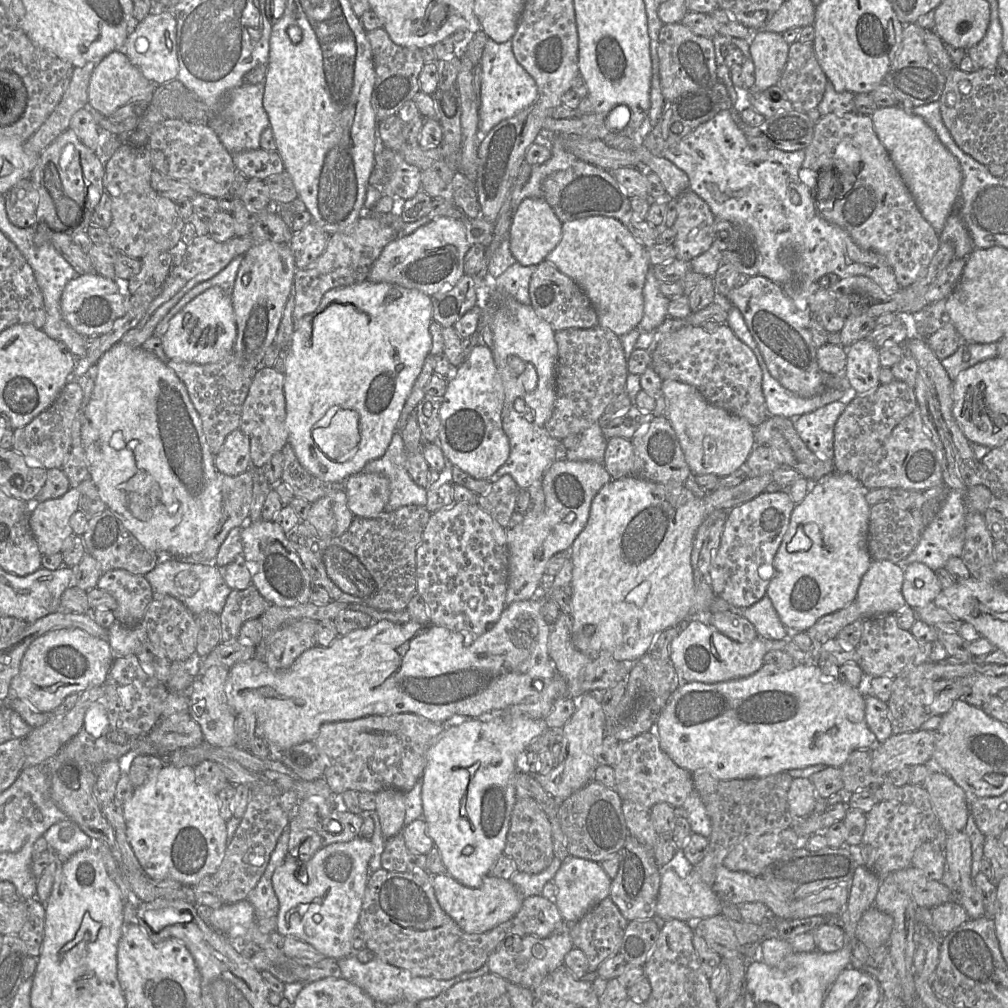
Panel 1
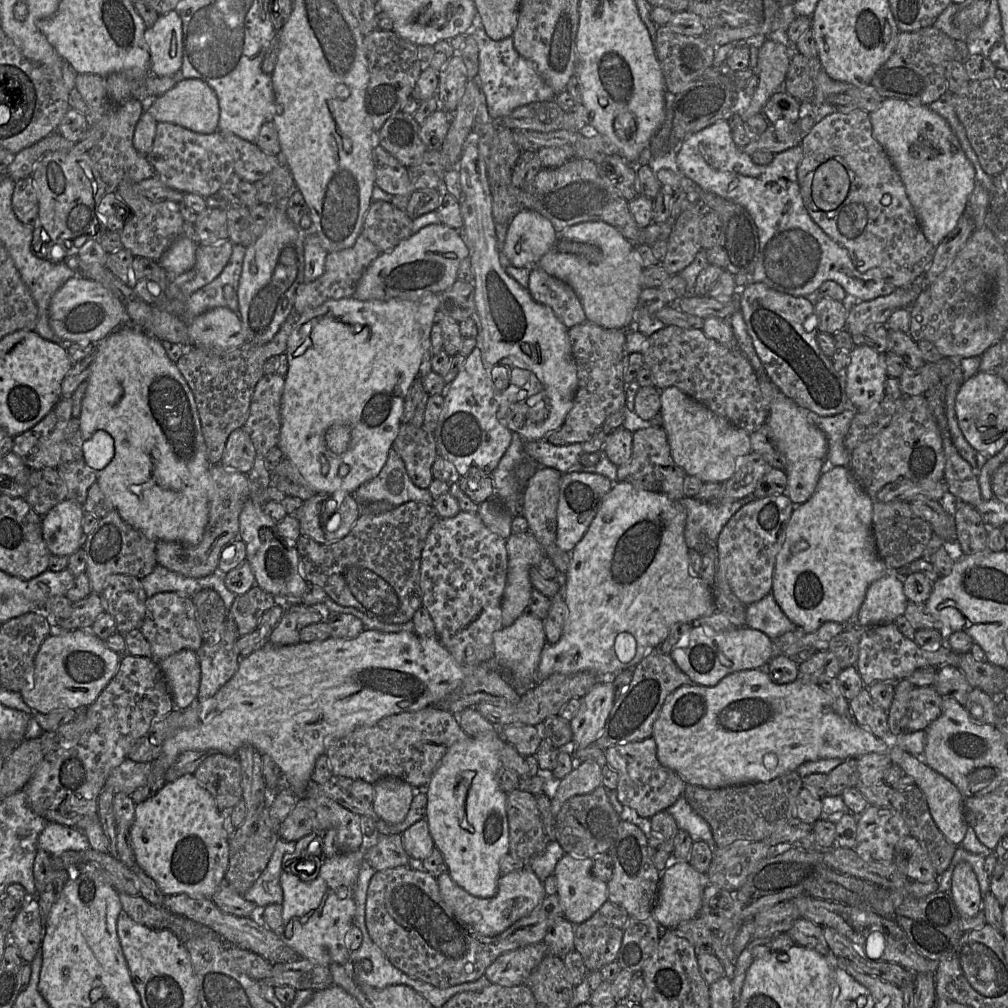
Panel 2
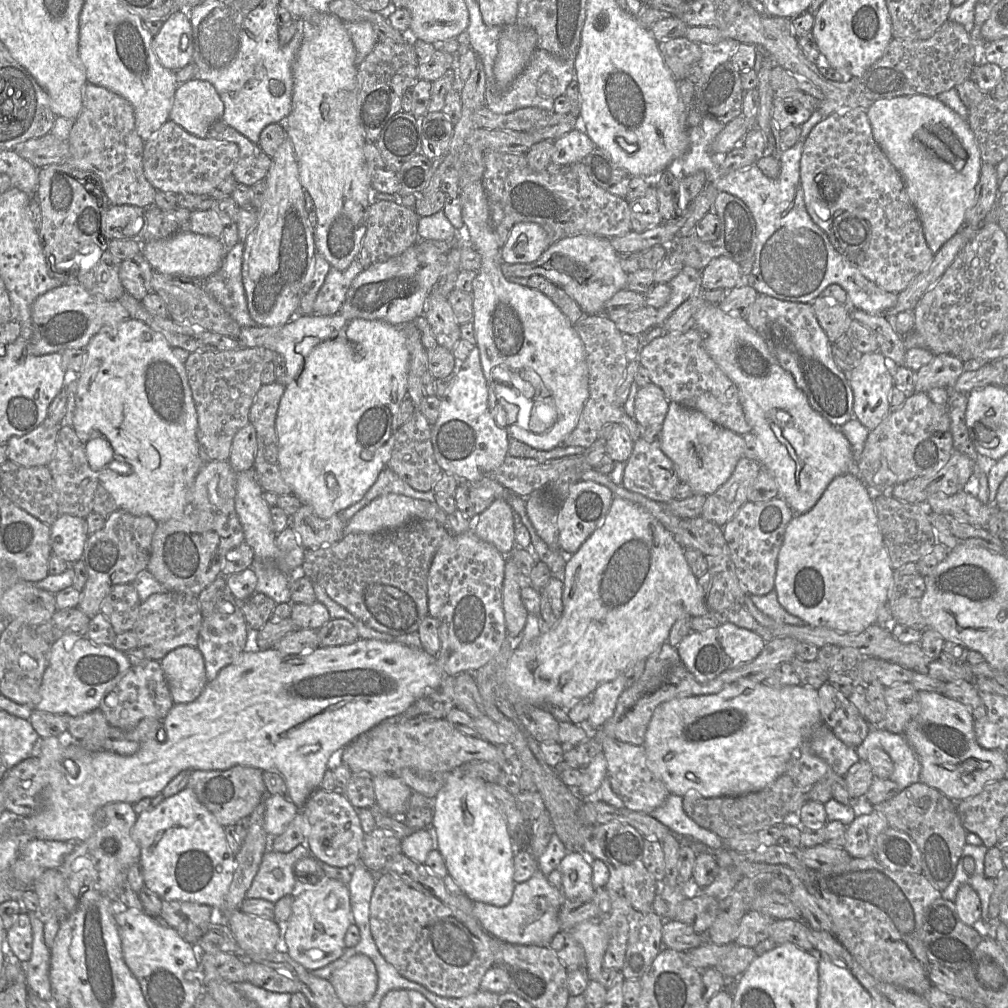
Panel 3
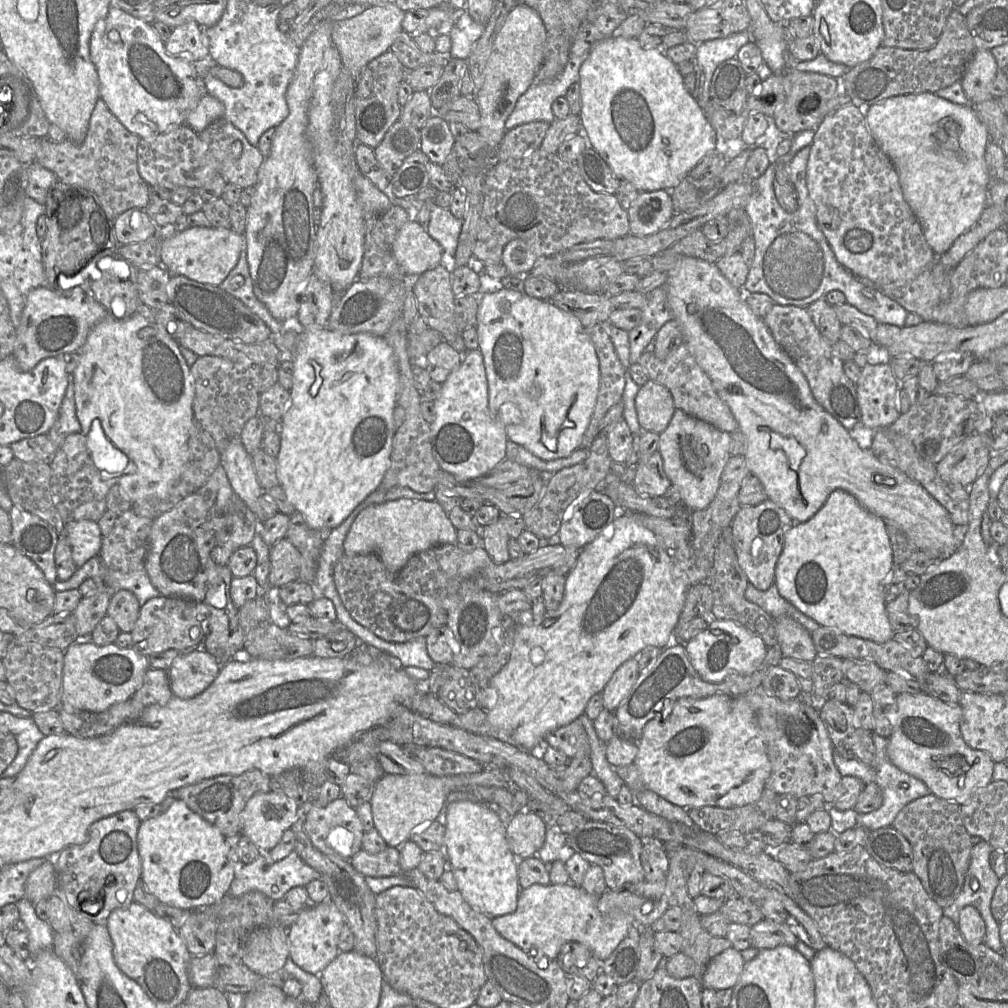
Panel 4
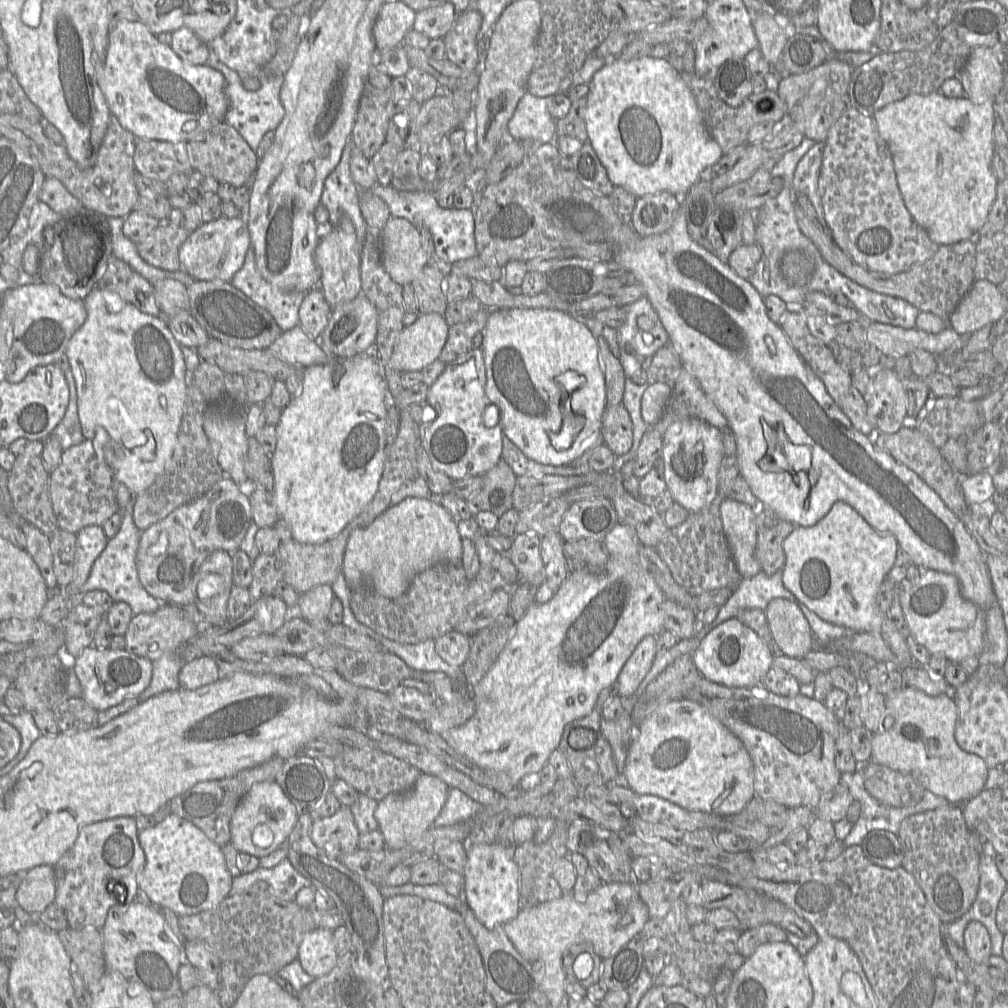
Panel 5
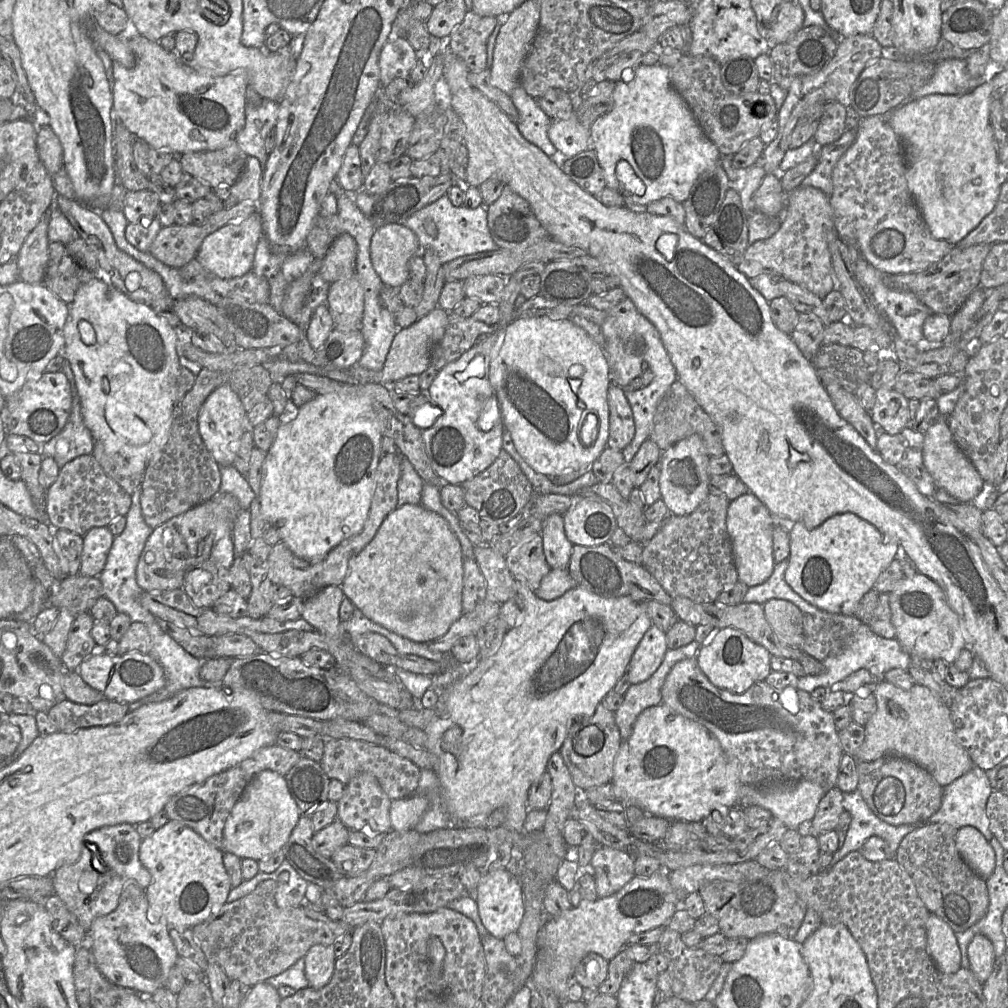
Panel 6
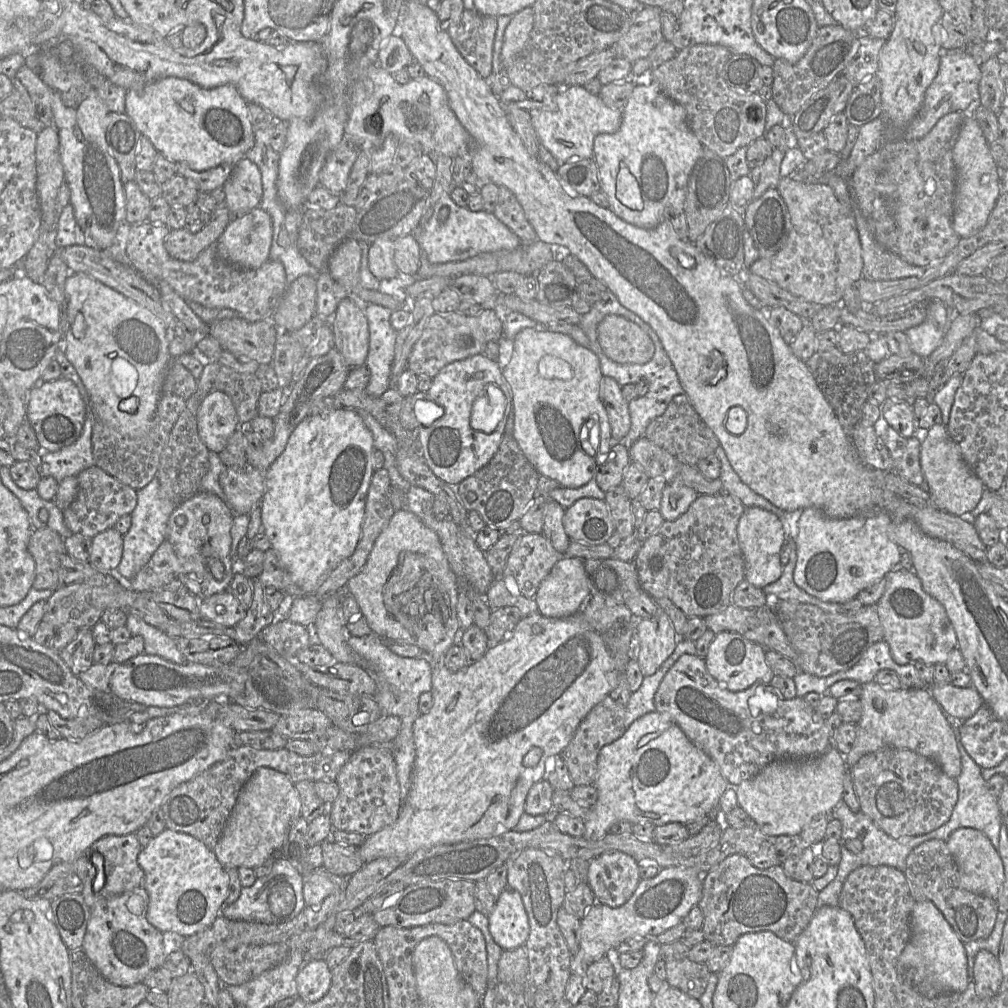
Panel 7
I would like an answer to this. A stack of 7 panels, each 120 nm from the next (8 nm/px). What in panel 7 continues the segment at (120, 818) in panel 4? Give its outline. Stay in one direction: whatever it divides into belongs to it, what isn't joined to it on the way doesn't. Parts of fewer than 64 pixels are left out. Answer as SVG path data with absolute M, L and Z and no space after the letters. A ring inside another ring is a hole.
M135 833L127 835L106 835L94 842L91 846L91 851L93 850L93 854L101 854L104 857L104 885L99 893L94 892L93 884L97 871L93 865L89 869L84 888L81 892L89 908L91 908L99 898L120 895L134 888L143 887L145 874L137 862L137 857L141 849L142 846Z

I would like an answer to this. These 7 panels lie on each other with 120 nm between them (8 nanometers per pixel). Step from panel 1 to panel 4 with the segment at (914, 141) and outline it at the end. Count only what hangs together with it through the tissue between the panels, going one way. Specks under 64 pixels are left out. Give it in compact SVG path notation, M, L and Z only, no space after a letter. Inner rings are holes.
M923 92L889 97L868 107L865 117L869 131L881 151L890 159L897 172L903 198L911 208L923 230L926 242L936 255L945 253L954 241L968 231L979 219L984 208L989 203L990 176L985 162L985 152L989 143L989 133L985 124L977 117L970 105L959 105L936 95Z

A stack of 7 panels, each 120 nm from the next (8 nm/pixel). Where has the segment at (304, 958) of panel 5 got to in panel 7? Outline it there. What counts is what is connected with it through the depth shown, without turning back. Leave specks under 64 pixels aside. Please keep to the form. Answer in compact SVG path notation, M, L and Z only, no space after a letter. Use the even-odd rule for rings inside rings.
M325 959L304 962L296 977L298 997L307 1002L321 1000L331 987L331 972Z

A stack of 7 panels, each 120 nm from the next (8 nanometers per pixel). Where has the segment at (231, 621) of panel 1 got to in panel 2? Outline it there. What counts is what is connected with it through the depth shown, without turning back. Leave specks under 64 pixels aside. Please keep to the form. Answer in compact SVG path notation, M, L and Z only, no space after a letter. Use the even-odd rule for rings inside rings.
M255 585L247 593L236 596L228 618L235 622L239 637L244 636L254 631L262 615L278 602L272 594Z

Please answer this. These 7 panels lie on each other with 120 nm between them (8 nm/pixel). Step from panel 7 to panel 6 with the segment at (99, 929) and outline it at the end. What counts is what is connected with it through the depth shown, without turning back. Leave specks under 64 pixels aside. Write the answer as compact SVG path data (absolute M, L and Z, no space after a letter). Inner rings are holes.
M136 885L123 889L117 908L95 918L88 930L89 948L101 974L118 987L151 996L165 986L170 970L178 958L166 922L153 923L148 917L149 903L145 891Z

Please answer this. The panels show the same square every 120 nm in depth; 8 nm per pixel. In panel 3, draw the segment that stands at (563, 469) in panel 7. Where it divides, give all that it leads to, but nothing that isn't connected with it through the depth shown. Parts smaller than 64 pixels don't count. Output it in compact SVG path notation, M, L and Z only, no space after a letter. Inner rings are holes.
M477 181L473 182L471 184L468 184L462 188L460 188L459 191L459 198L461 202L461 208L462 208L462 219L464 222L464 226L458 230L458 232L466 234L467 235L467 240L469 241L470 245L474 248L474 250L479 253L481 256L481 267L479 271L477 272L477 275L473 281L473 311L474 311L474 317L473 317L473 325L474 325L474 331L475 331L475 337L476 337L476 342L477 346L480 350L480 360L481 360L481 365L483 369L484 376L487 381L488 385L488 393L489 393L489 408L491 411L492 416L494 417L497 425L501 428L505 428L508 430L509 433L509 438L513 437L521 442L526 443L527 445L531 446L532 448L538 449L538 450L543 450L543 451L549 451L555 447L561 446L563 443L564 439L566 438L567 435L569 435L577 426L580 414L583 410L584 404L587 401L589 397L589 370L586 362L586 353L585 353L585 347L583 344L583 341L581 340L579 334L574 328L574 324L568 319L568 317L554 304L554 302L545 294L540 292L539 290L532 289L528 286L523 286L520 284L516 284L513 282L510 282L503 274L501 270L501 254L500 250L501 248L498 245L497 237L495 230L492 225L491 217L490 217L490 211L489 211L489 206L488 206L488 200L486 197L486 193L482 184L482 181ZM497 366L502 366L508 373L509 375L509 382L508 384L499 384L496 386L496 381L493 378L493 370ZM524 369L532 369L534 370L543 380L545 386L548 388L550 395L554 399L554 404L556 407L556 420L553 426L545 431L544 433L541 434L536 434L530 430L530 417L531 417L531 410L534 405L538 406L543 404L544 402L539 402L535 401L532 403L531 399L527 398L522 392L520 392L519 388L514 387L511 379L511 373L521 373L522 370ZM498 400L506 400L509 403L515 404L518 406L519 411L517 414L517 421L515 424L508 426L507 424L507 414L504 408L500 405Z

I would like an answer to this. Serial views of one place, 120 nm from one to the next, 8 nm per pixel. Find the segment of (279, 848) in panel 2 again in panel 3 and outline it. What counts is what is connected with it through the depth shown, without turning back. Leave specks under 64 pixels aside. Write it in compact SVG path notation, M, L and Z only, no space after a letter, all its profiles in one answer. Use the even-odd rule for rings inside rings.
M271 838L271 844L268 843L268 850L263 855L259 869L255 877L253 878L253 881L249 889L246 892L246 898L264 899L266 901L275 903L286 895L290 895L290 894L294 895L295 892L299 889L299 885L296 881L295 874L294 874L294 865L298 860L303 859L310 855L311 854L305 844L298 845L297 847L295 847L292 851L288 853L275 852L272 849L272 838Z

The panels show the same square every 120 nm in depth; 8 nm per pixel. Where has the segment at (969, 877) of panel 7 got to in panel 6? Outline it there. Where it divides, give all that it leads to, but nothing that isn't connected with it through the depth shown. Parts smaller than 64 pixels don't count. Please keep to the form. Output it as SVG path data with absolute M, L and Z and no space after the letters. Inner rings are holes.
M963 826L956 834L956 847L965 862L985 880L995 869L995 851L973 826Z

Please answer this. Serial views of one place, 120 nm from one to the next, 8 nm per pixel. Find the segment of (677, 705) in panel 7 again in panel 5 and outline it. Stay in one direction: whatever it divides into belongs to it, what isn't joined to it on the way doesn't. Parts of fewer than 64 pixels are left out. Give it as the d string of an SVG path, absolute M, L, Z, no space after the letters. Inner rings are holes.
M700 677L684 693L684 699L696 702L738 737L747 749L754 767L755 794L765 801L775 801L789 809L805 806L815 810L821 798L840 781L841 772L836 766L836 740L839 718L815 698L801 693L785 697L771 692L763 681L738 688L729 688Z

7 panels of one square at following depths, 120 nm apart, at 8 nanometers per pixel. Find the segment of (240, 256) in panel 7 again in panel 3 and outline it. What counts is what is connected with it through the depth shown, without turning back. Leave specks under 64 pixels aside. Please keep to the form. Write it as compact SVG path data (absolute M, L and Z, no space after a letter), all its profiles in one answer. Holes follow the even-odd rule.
M192 231L177 232L168 238L147 242L142 248L142 255L154 271L200 281L206 280L221 268L226 253L227 249L220 239Z

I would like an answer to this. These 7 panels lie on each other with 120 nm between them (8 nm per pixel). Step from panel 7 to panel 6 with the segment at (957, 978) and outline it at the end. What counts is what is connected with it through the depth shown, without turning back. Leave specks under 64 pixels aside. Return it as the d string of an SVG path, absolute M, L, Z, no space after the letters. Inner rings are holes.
M935 914L926 922L927 950L939 971L953 974L961 968L961 952L956 933Z

